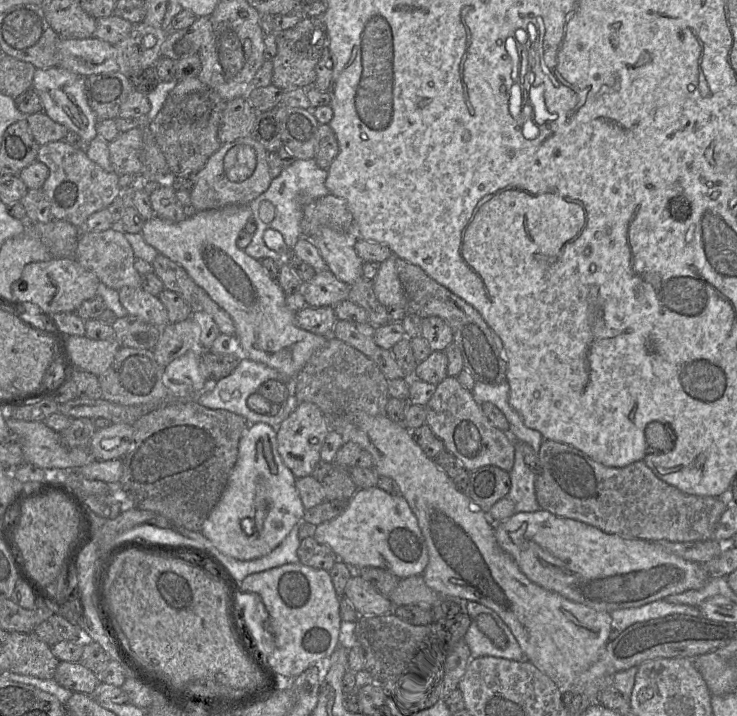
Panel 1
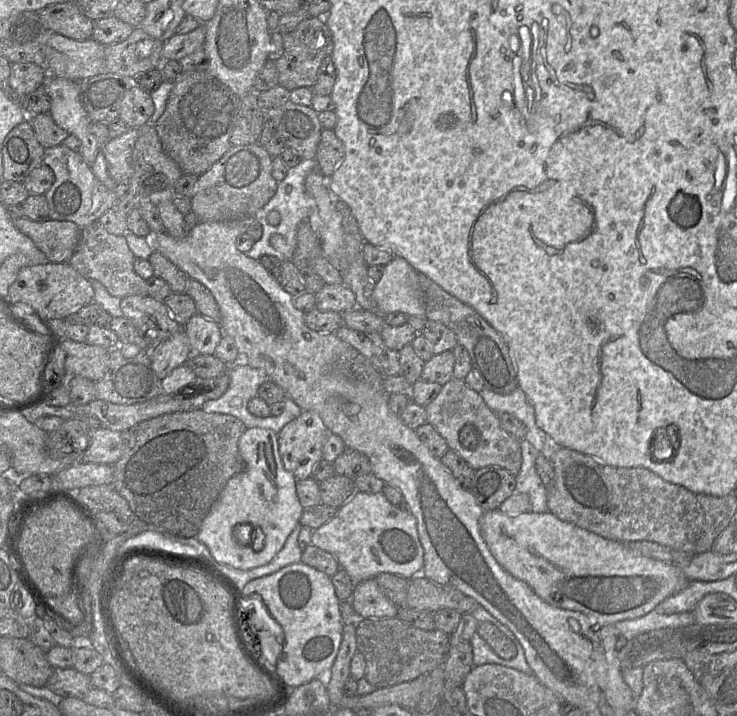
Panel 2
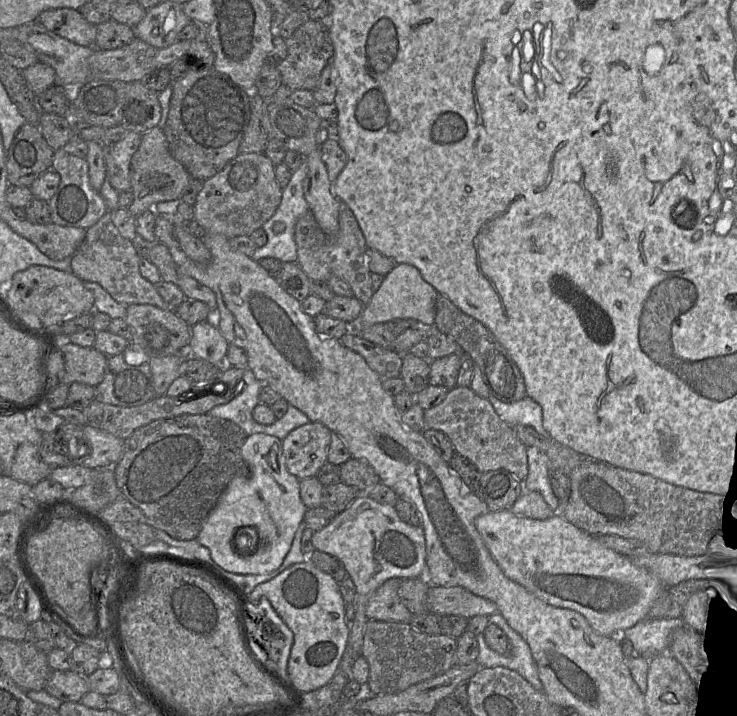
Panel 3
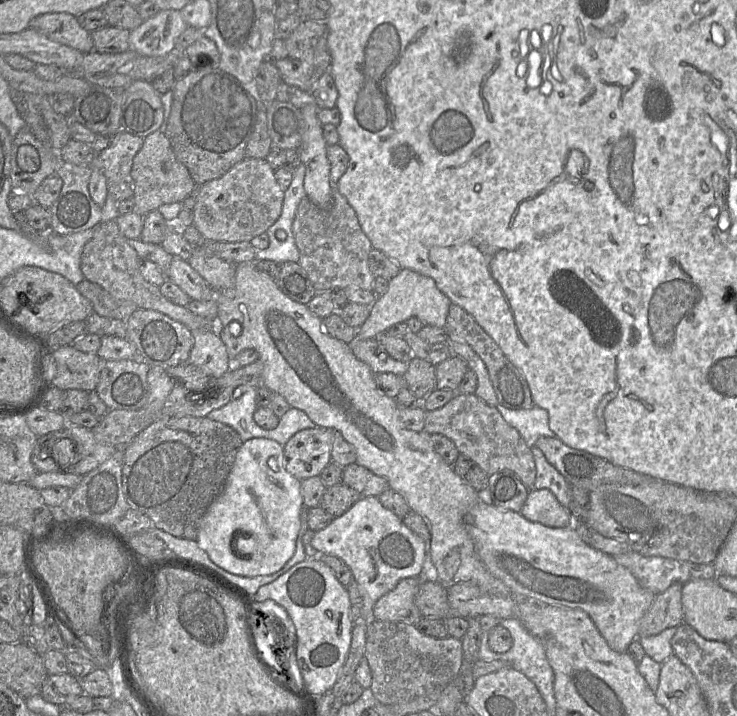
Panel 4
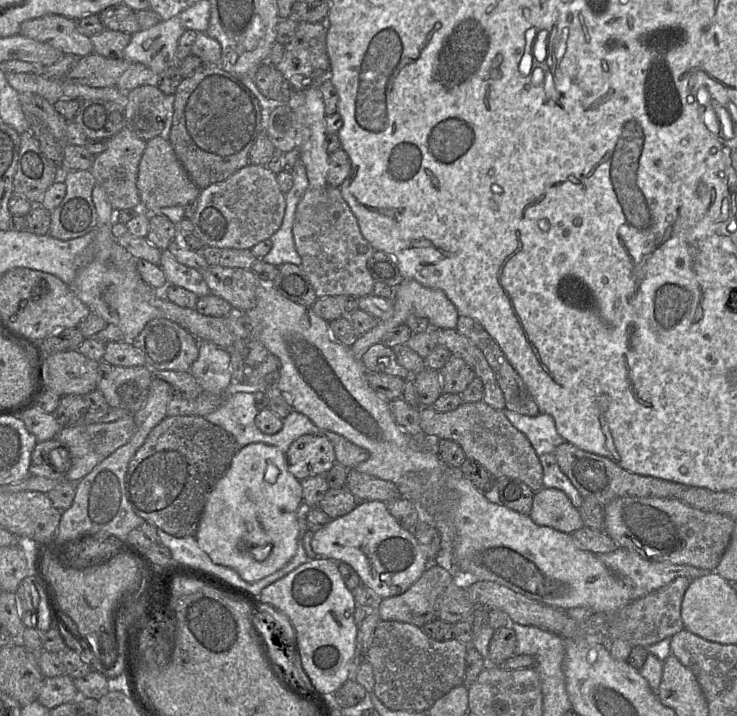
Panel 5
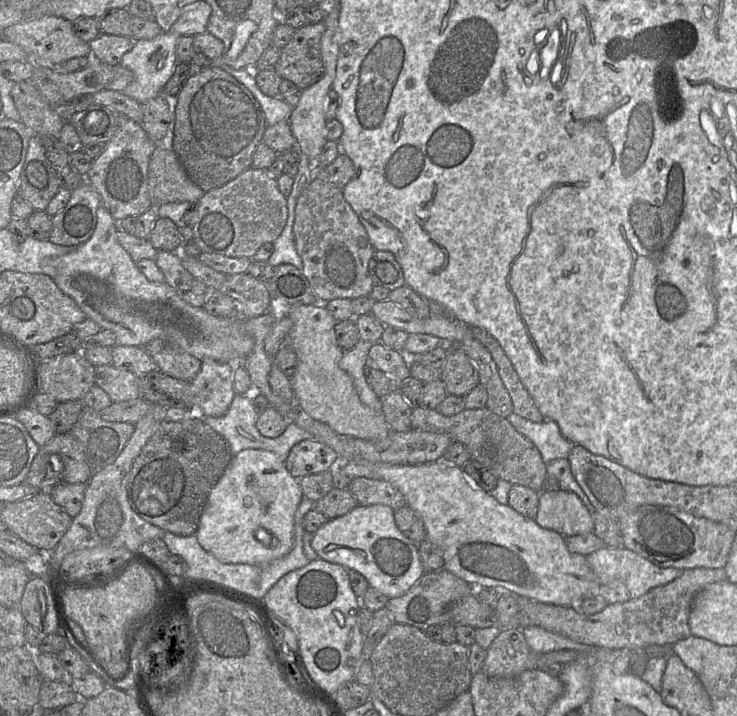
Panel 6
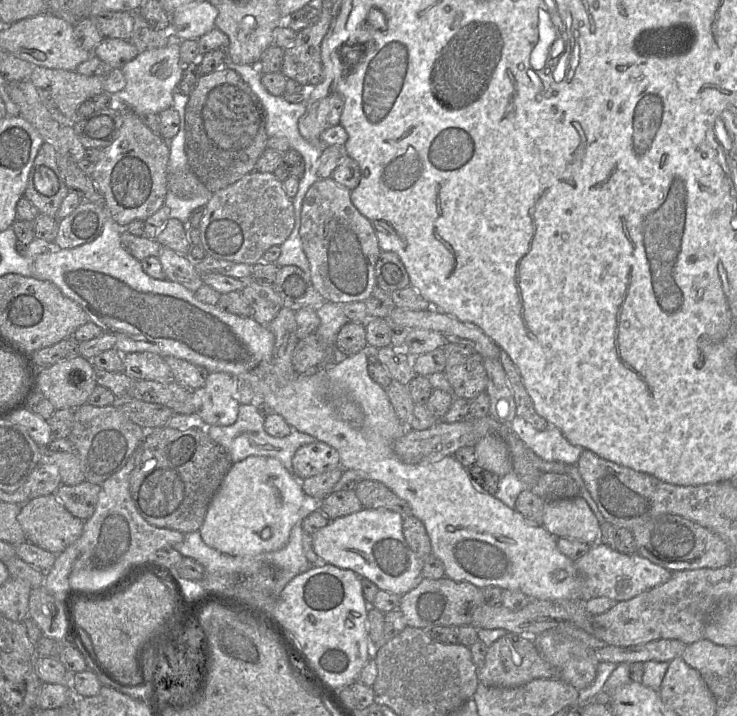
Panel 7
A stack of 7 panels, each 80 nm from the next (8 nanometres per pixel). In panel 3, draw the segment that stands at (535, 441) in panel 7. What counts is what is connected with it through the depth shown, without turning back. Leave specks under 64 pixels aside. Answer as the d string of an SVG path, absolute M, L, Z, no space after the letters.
M490 395L488 401L500 419L509 426L527 425L546 439L552 439L550 433L543 427L542 408L532 398L526 396L524 399L514 403L504 403Z

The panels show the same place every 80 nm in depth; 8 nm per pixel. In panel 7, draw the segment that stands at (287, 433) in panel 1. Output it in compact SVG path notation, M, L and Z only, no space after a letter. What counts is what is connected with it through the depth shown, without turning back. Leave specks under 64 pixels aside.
M316 441L298 448L293 459L293 475L300 481L340 468L338 451L327 443Z

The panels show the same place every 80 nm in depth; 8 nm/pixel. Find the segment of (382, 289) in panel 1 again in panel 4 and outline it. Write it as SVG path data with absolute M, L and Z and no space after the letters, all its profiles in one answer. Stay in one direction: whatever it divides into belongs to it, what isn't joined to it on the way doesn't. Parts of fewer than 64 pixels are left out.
M400 269L399 273L389 281L387 292L377 297L370 306L370 314L365 323L358 329L360 339L376 339L393 325L406 322L416 317L425 326L444 328L451 305L450 299L437 287L431 277L422 275L411 269Z

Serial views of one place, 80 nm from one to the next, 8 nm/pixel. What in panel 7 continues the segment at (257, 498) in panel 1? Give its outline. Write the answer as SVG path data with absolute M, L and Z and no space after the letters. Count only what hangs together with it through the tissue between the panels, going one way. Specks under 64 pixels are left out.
M249 456L232 464L213 496L204 522L199 529L201 538L207 546L231 556L258 555L279 550L289 540L305 496L301 481L289 472L278 459Z

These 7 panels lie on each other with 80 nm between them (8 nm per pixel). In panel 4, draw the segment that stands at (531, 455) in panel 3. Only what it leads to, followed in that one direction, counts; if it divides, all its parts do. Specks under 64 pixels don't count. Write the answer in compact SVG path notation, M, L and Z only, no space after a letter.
M537 447L530 448L536 466L536 478L534 490L550 490L562 506L568 508L571 501L570 484L567 480L547 461L545 455Z

